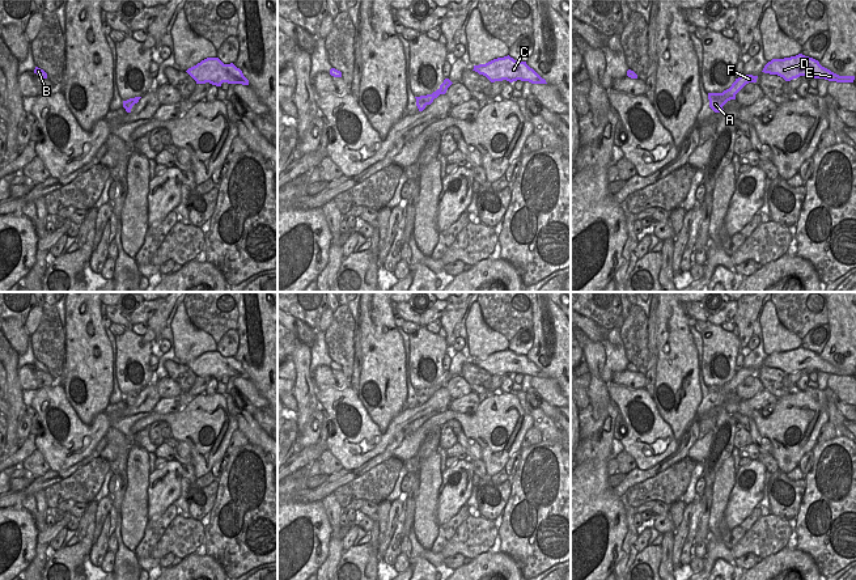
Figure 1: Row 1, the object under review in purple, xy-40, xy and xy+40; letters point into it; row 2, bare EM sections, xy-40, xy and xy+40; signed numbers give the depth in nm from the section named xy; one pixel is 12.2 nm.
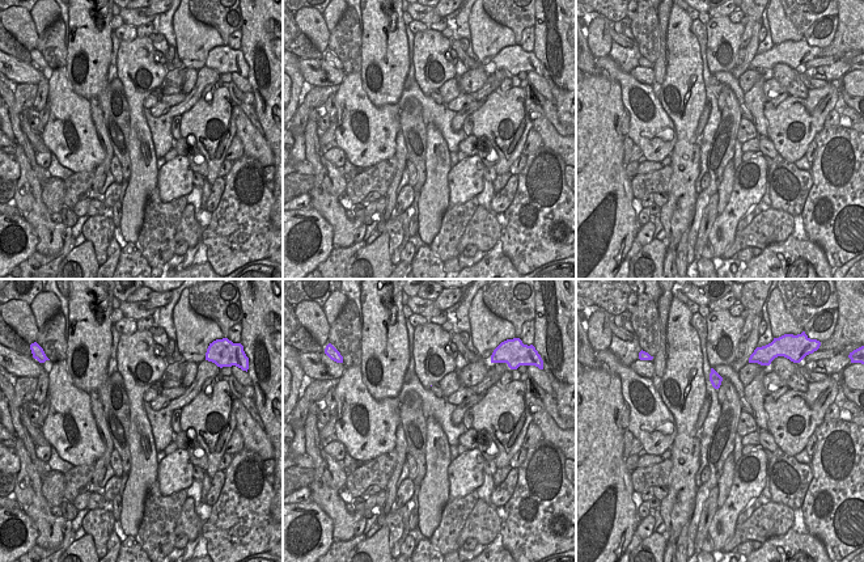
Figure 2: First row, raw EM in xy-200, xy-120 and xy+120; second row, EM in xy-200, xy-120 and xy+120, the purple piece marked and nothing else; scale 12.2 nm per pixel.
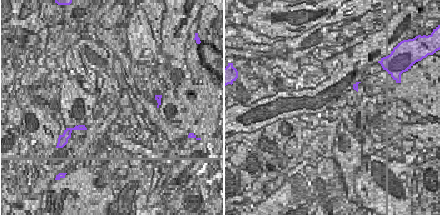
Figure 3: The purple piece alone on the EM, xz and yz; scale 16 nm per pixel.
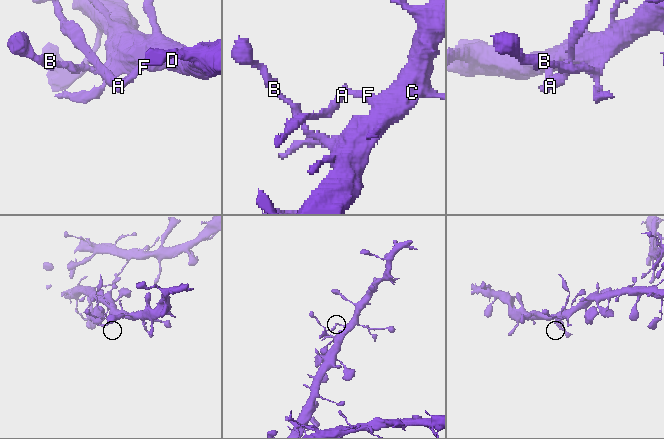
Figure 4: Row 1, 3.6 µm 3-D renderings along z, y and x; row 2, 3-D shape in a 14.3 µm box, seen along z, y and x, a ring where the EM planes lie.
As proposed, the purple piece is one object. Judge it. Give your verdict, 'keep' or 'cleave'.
cleave

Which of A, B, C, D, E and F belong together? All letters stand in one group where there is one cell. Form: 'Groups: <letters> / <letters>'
Groups: A / B C D E F

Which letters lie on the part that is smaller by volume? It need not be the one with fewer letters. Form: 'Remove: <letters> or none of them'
Remove: A

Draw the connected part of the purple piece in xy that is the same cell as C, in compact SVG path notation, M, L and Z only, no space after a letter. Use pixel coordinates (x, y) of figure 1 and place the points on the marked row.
M509 55L493 59L486 64L474 65L473 71L486 76L491 82L521 80L531 84L547 84L526 62L517 62Z

